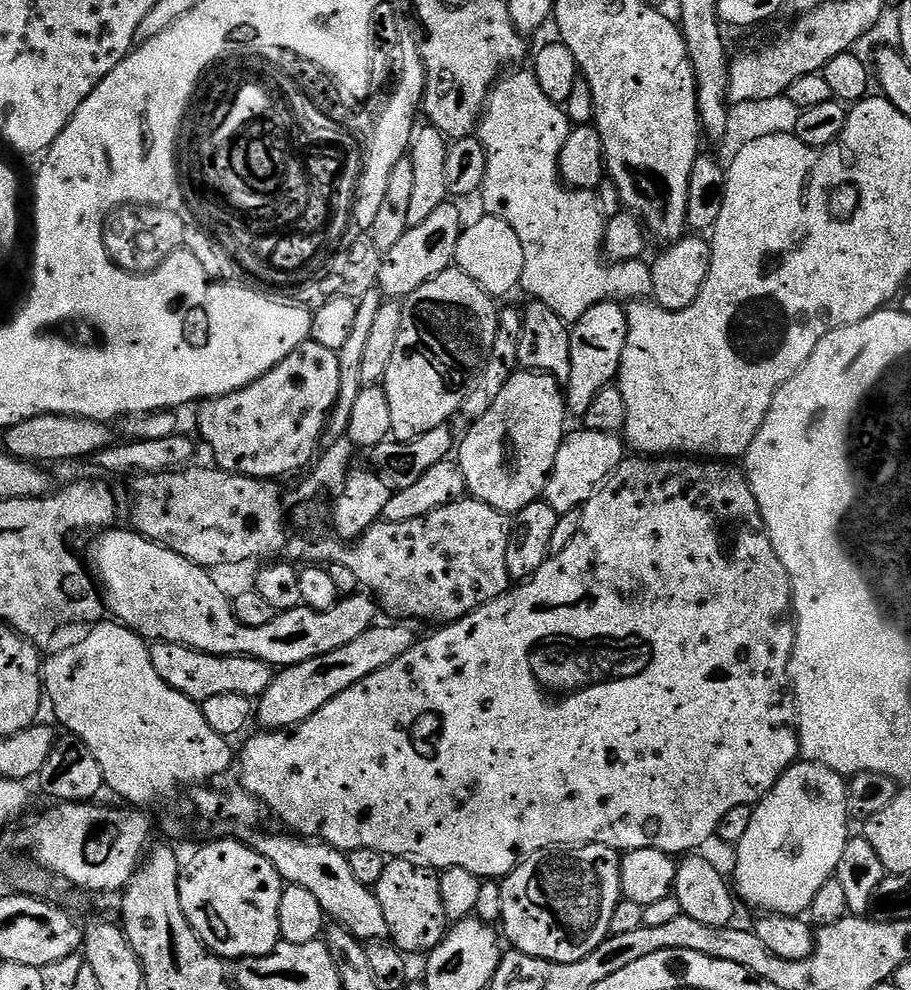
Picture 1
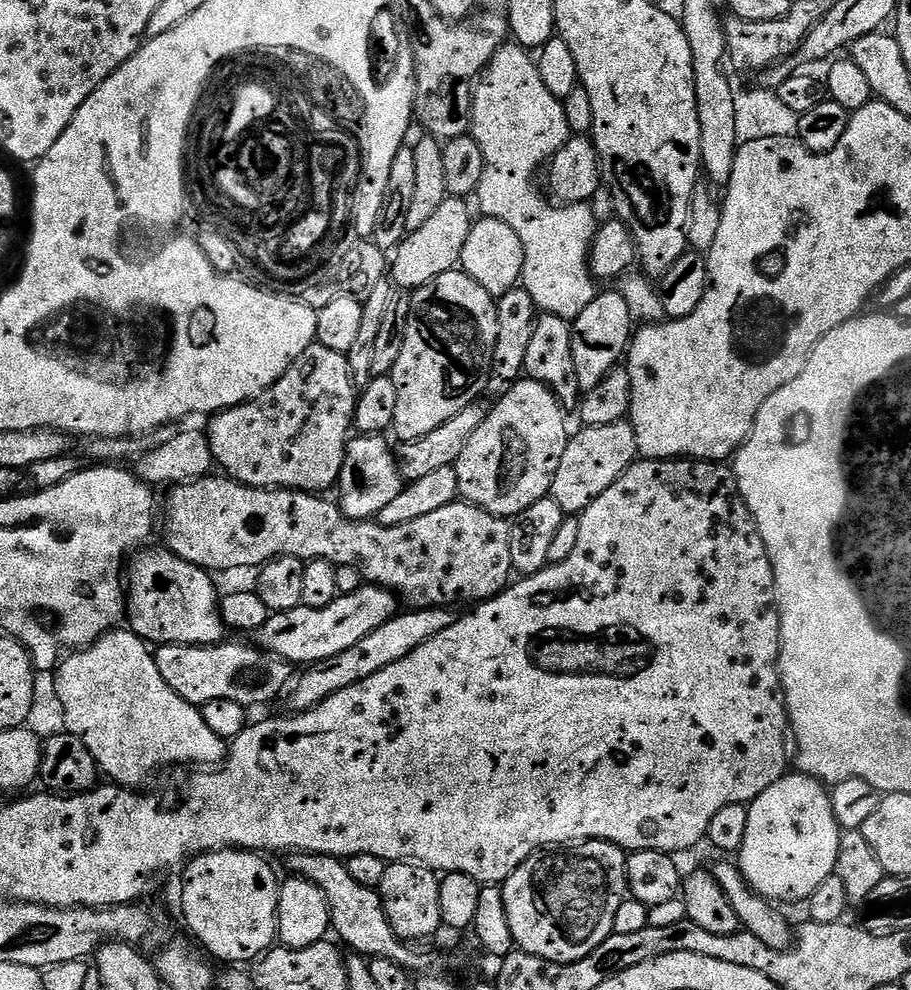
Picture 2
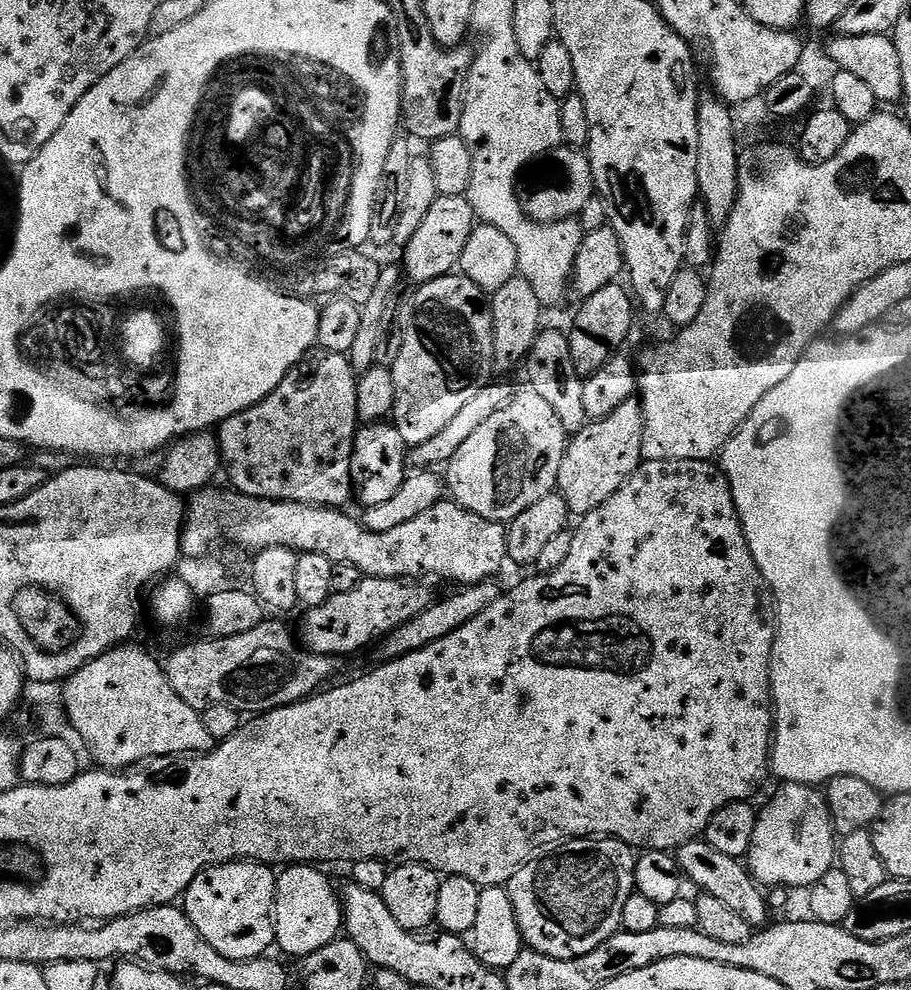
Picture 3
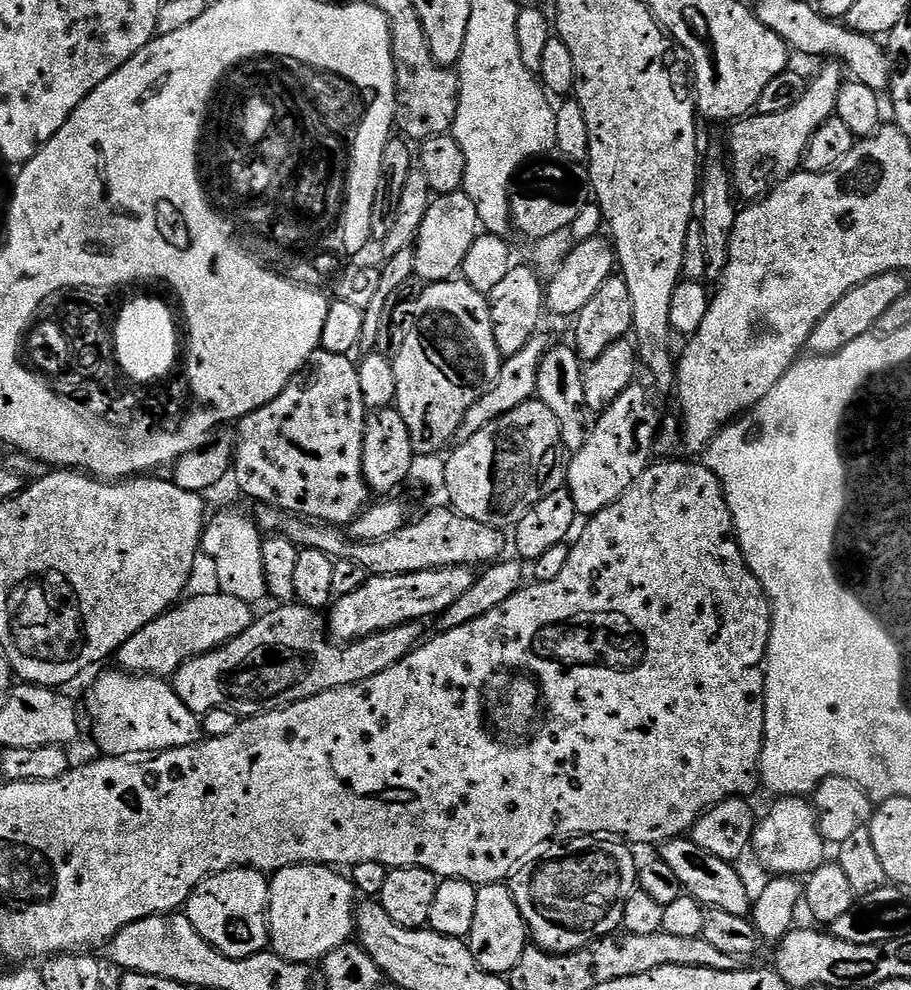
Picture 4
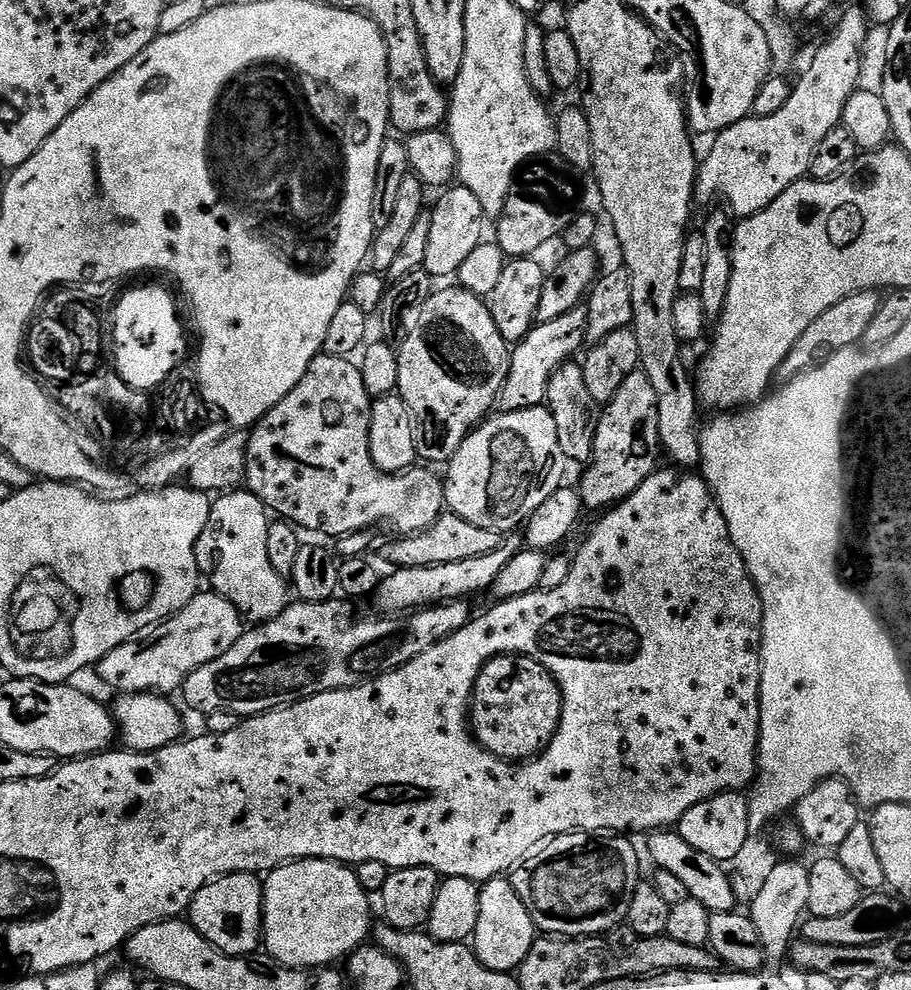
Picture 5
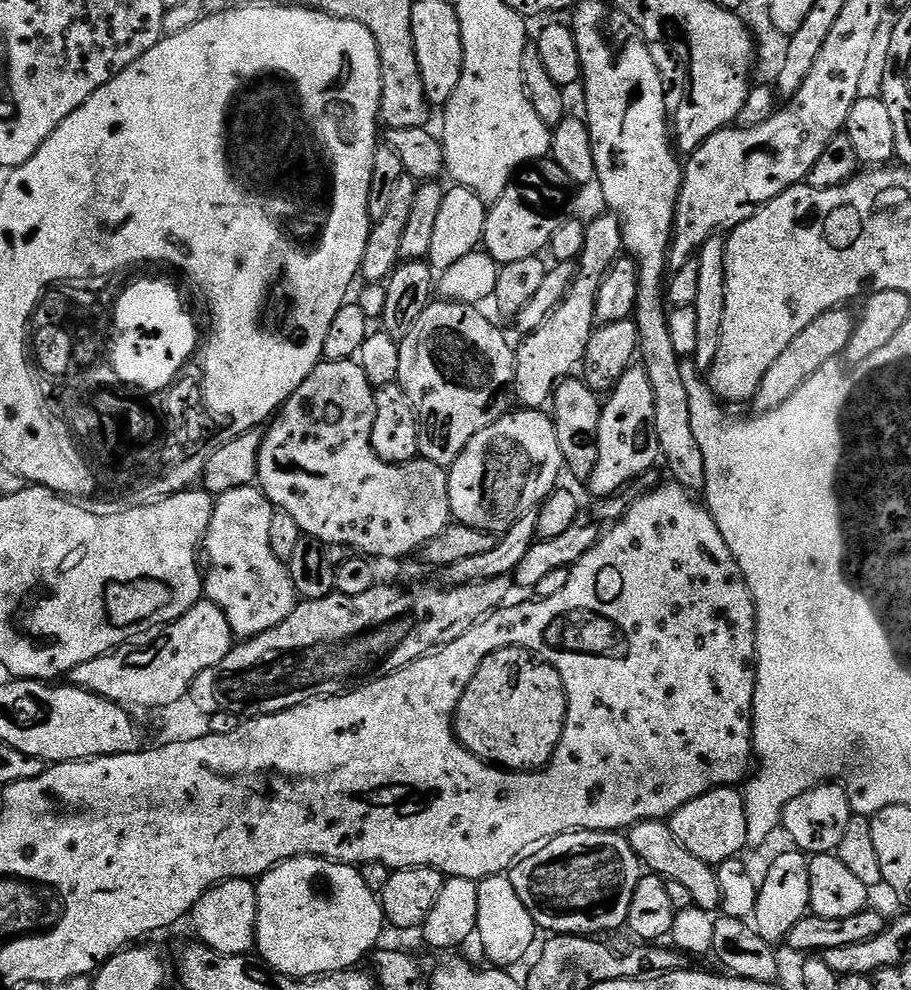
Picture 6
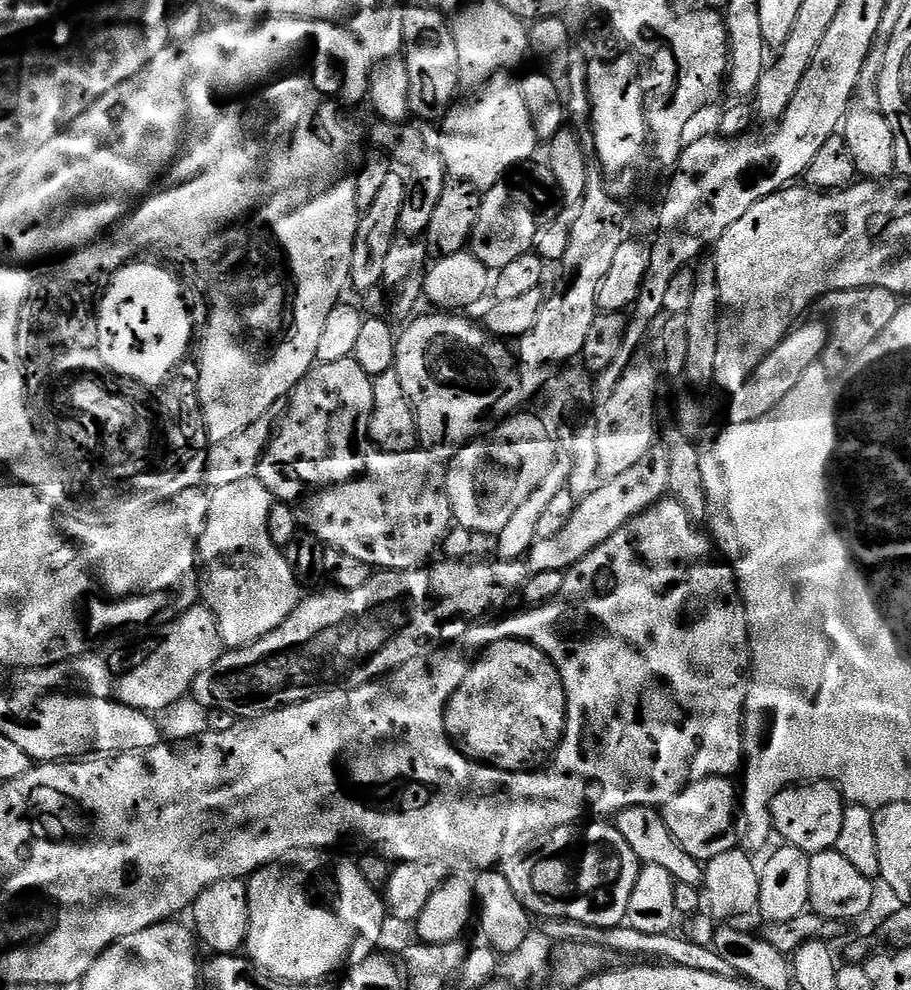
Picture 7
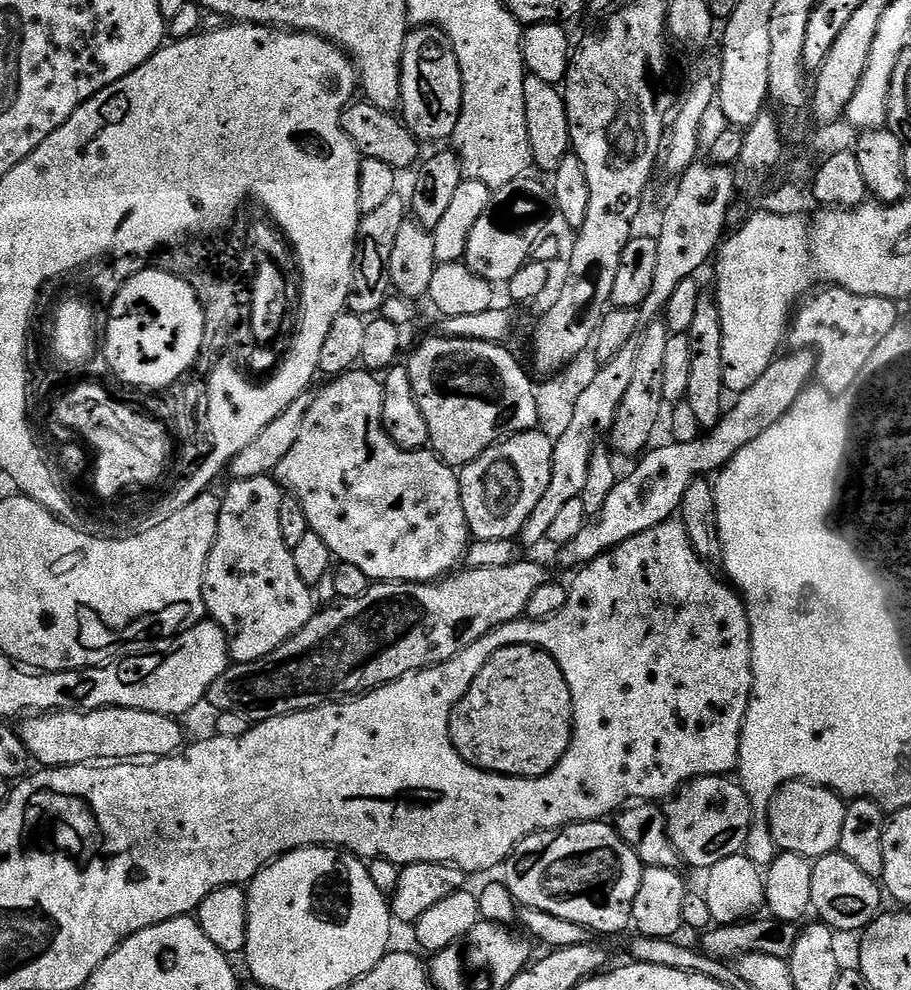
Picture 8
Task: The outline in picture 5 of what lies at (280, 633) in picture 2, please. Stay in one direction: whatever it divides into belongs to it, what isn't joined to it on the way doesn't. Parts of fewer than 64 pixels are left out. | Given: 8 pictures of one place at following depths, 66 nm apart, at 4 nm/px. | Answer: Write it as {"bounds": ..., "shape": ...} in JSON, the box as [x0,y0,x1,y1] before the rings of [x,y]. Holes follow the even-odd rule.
{"bounds":[374,534,522,614],"shape":[[[512,534],[490,554],[478,554],[478,558],[462,558],[462,562],[446,562],[434,566],[414,566],[413,568],[396,568],[388,577],[379,581],[379,589],[374,601],[381,613],[403,614],[417,608],[427,608],[433,604],[442,604],[449,600],[472,598],[475,592],[487,593],[492,587],[494,578],[502,574],[506,562],[517,556],[522,550],[519,535]]]}

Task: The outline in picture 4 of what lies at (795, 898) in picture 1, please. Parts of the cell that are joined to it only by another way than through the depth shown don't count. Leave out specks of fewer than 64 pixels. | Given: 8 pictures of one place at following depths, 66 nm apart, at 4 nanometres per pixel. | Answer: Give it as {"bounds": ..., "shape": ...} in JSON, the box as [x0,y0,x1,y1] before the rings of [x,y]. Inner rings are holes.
{"bounds":[752,796,826,877],"shape":[[[799,796],[780,798],[775,803],[757,823],[756,833],[752,836],[752,848],[757,852],[762,866],[770,873],[776,876],[807,877],[808,873],[818,870],[826,860],[826,841],[818,830],[815,807]]]}

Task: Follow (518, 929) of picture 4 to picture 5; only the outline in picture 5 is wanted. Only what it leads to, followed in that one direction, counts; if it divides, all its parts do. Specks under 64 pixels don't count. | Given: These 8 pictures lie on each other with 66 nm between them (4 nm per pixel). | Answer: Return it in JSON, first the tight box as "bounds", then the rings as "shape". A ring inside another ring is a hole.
{"bounds":[470,879,538,973],"shape":[[[511,879],[483,881],[478,898],[478,926],[472,932],[470,941],[478,962],[482,962],[486,970],[515,973],[526,954],[530,954],[537,938],[538,929],[530,918],[530,910],[526,910],[522,898],[518,898],[518,890],[514,890]]]}

